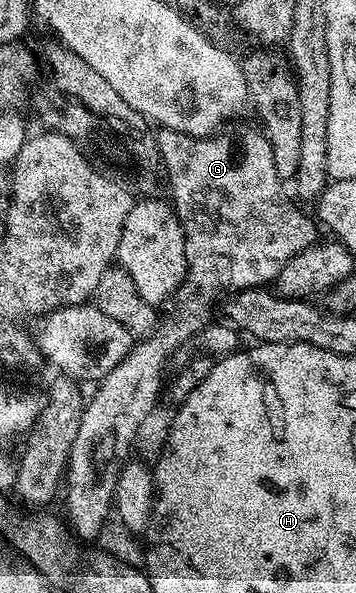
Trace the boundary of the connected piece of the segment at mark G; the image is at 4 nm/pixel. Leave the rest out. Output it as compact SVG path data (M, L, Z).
M159 128L155 136L155 146L162 167L163 164L167 167L167 180L171 183L169 200L183 227L187 277L171 295L165 308L167 313L162 313L161 322L156 324L149 336L132 343L129 354L125 354L125 358L98 381L96 388L99 389L83 405L81 426L77 426L77 438L73 438L73 446L67 459L65 487L61 492L63 508L67 511L66 523L70 531L83 542L95 542L107 515L112 515L120 467L127 458L125 456L139 432L139 427L150 418L159 396L161 400L167 355L174 348L181 347L186 340L193 339L210 322L211 307L215 303L219 304L228 294L243 289L270 285L290 259L317 240L316 221L312 217L311 221L301 209L294 208L291 205L292 197L283 193L285 184L279 179L277 166L273 166L273 150L262 135L251 136L248 140L239 140L235 144L227 130L220 130L210 136L193 137L184 132L175 132L172 128Z

